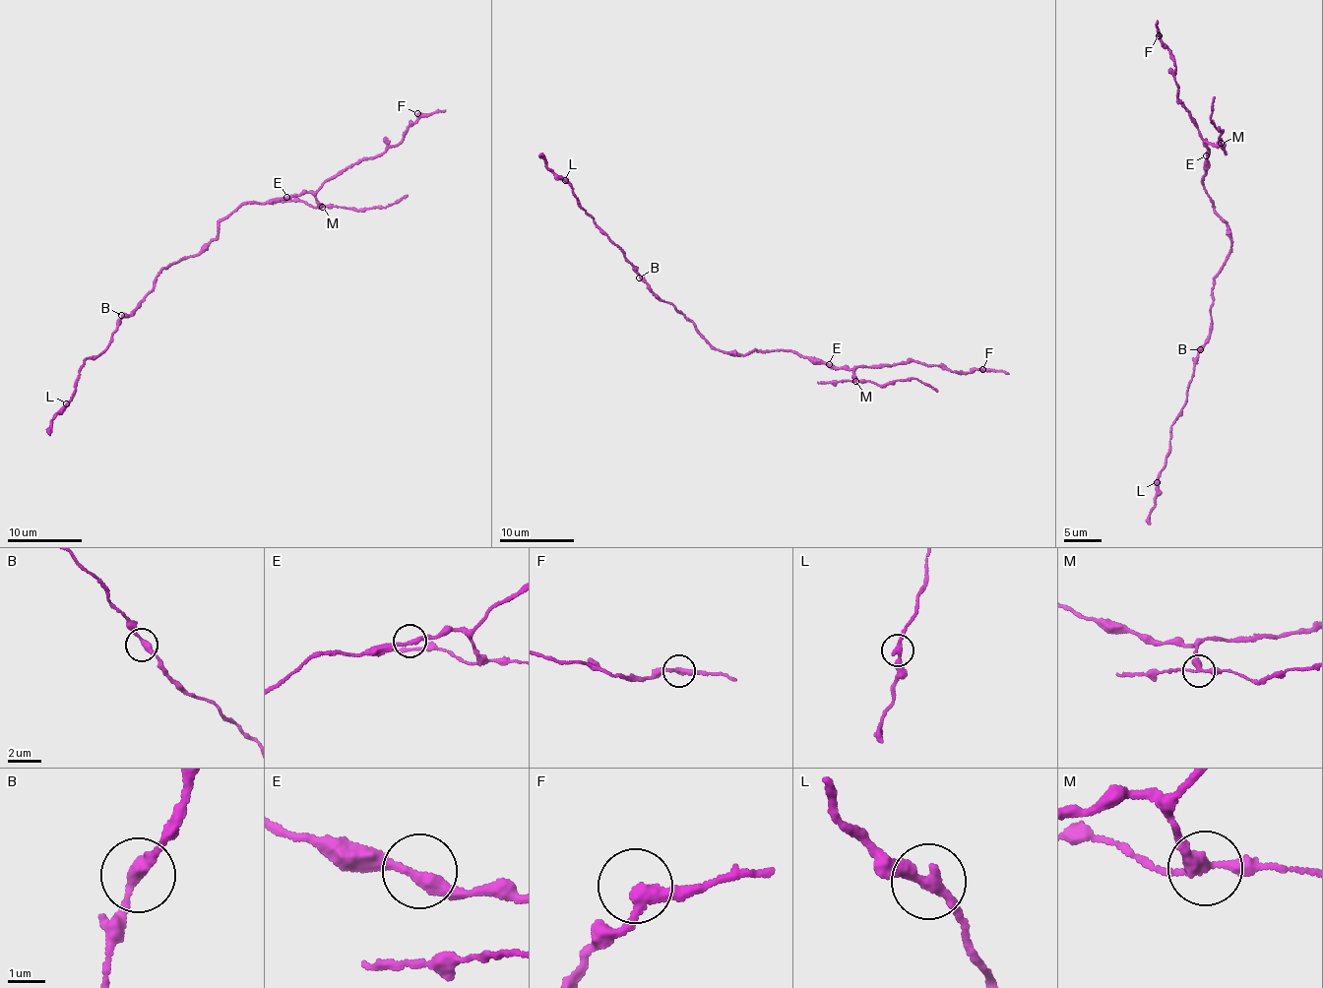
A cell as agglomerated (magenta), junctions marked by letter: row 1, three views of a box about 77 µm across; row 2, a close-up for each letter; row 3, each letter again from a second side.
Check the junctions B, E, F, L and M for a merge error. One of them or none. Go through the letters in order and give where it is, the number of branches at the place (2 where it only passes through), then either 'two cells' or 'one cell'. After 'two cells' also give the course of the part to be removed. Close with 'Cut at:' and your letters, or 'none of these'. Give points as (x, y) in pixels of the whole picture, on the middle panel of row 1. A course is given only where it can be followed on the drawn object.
B: (639, 277) | 2 | one cell
E: (829, 364) | 2 | one cell
F: (982, 369) | 2 | one cell
L: (565, 180) | 2 | one cell
M: (855, 381) | 3 | two cells | (854, 380), (869, 380), (882, 386), (915, 378), (938, 392)
Cut at: M

